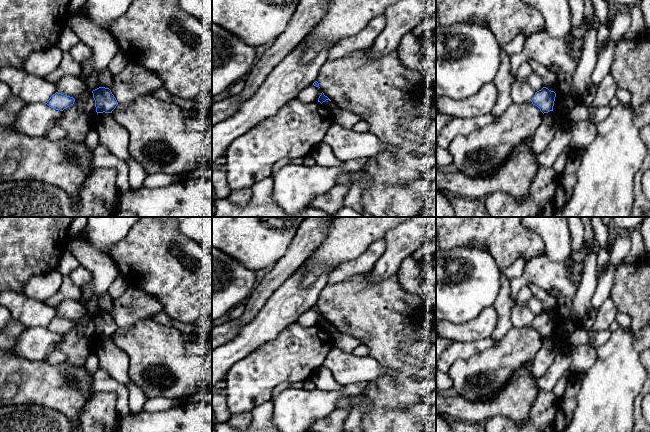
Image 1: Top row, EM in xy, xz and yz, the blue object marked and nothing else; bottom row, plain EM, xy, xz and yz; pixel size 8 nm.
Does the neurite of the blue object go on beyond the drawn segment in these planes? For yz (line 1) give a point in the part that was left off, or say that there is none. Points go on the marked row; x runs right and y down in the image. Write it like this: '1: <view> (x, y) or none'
1: none

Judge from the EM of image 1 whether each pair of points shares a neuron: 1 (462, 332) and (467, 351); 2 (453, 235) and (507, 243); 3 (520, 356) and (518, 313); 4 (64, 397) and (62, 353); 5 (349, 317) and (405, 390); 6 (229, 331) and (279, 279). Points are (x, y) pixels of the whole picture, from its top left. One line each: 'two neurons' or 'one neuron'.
1: two neurons
2: one neuron
3: two neurons
4: two neurons
5: one neuron
6: one neuron

